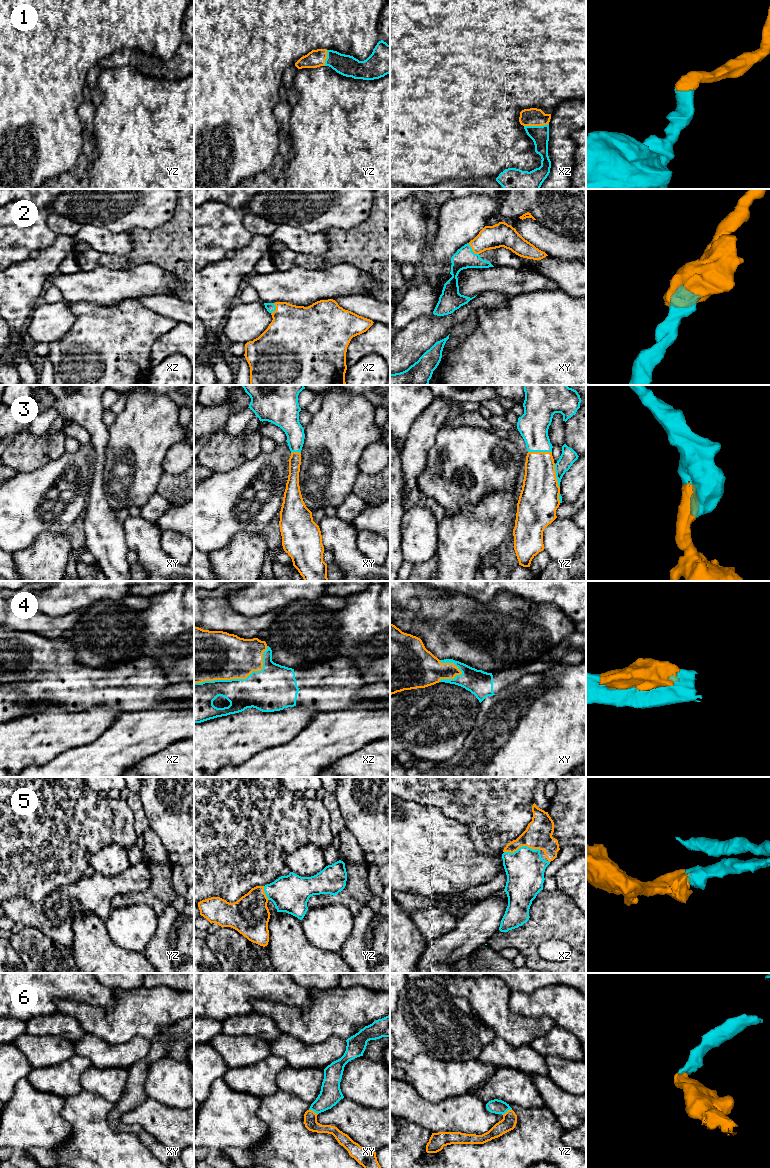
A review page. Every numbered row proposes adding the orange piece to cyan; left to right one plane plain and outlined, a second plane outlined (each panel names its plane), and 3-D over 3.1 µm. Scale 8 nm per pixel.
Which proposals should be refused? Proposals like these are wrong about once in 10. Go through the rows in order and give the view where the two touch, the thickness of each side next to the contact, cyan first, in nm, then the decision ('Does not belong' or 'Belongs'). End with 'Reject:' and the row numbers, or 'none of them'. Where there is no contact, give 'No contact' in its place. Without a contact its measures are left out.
1: Touches cyan in xz. Thickness 140 nm (cyan) against 140 nm. Belongs
2: Touches cyan in xy. Thickness 170 nm (cyan) against 190 nm. Belongs
3: Touches cyan in yz. Thickness 240 nm (cyan) against 260 nm. Belongs
4: Touches cyan in xz. Thickness 340 nm (cyan) against 380 nm. Belongs
5: Touches cyan in xz. Thickness 320 nm (cyan) against 220 nm. Belongs
6: Touches cyan in yz. Thickness 120 nm (cyan) against 120 nm. Belongs
Reject: none of them

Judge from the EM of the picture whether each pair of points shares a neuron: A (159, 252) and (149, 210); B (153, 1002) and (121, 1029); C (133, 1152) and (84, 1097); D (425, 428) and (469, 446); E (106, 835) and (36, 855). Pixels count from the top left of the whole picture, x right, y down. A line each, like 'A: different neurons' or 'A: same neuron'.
A: different neurons
B: same neuron
C: same neuron
D: different neurons
E: same neuron

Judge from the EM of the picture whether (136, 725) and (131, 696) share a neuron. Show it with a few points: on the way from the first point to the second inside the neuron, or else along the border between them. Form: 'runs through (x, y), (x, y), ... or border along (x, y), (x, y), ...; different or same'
border along (157, 705), (151, 708), (121, 712); different

